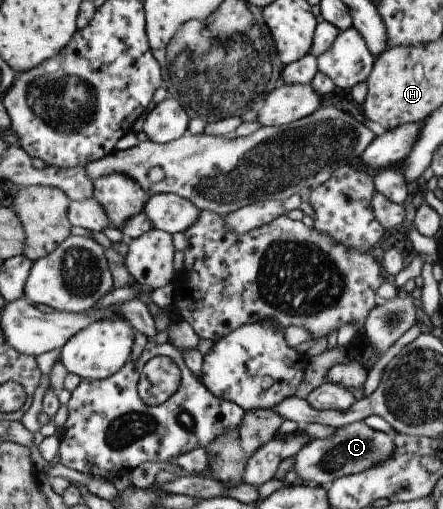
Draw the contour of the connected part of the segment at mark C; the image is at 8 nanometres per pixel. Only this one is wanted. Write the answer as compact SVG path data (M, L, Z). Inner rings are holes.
M355 421L345 426L336 428L335 433L326 438L310 439L293 456L294 471L303 482L315 482L315 484L327 487L338 478L363 472L375 463L384 461L392 453L392 436L387 433L373 430L362 421Z

